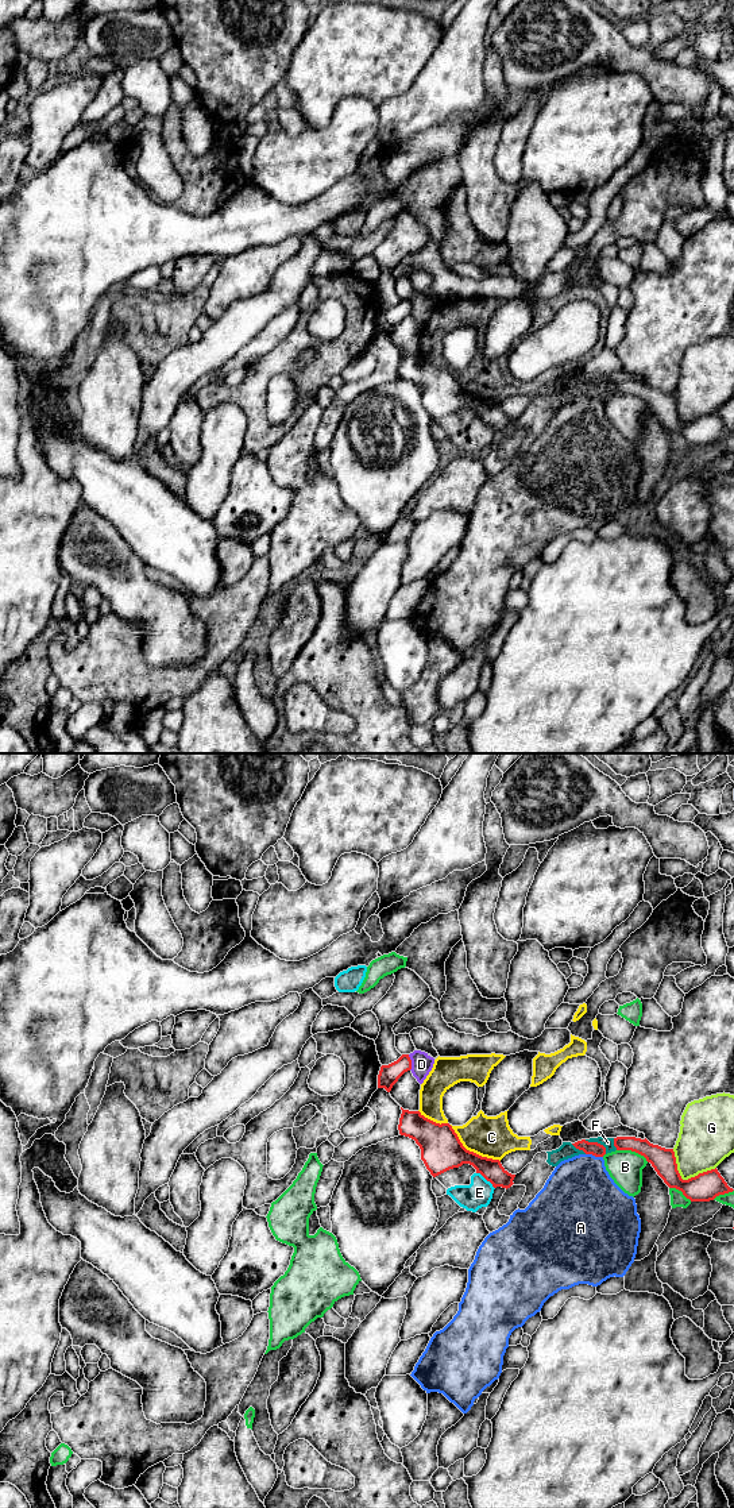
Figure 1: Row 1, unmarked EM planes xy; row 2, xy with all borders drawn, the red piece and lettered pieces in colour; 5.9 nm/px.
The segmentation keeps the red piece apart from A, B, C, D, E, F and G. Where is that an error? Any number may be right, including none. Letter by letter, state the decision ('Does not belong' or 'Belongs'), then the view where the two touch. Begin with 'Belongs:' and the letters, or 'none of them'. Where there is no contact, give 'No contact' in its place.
Belongs: none of them
A: Does not belong. Touches red in xy
B: Does not belong. Touches red in xy
C: Does not belong. Touches red in xy
D: Does not belong. Touches red in xy
E: Does not belong. Touches red in xy
F: Does not belong. Touches red in xy
G: Does not belong. Touches red in xy

